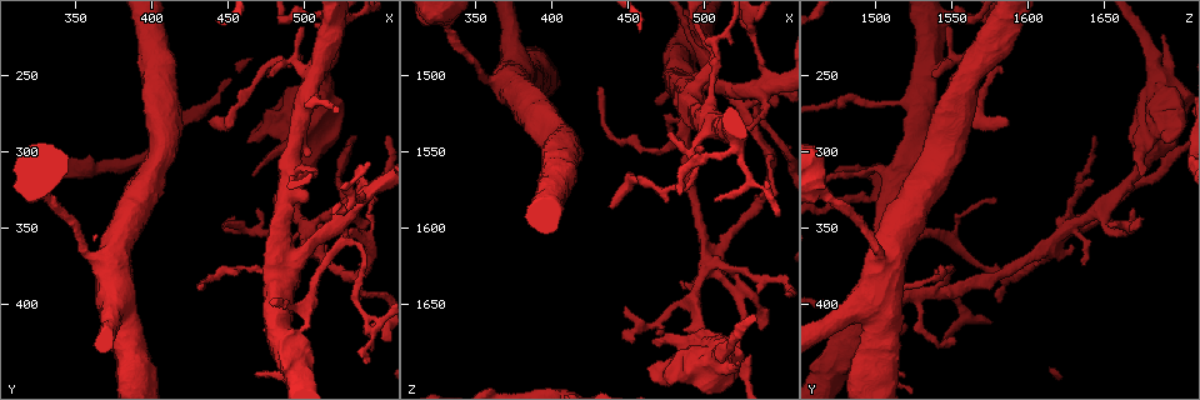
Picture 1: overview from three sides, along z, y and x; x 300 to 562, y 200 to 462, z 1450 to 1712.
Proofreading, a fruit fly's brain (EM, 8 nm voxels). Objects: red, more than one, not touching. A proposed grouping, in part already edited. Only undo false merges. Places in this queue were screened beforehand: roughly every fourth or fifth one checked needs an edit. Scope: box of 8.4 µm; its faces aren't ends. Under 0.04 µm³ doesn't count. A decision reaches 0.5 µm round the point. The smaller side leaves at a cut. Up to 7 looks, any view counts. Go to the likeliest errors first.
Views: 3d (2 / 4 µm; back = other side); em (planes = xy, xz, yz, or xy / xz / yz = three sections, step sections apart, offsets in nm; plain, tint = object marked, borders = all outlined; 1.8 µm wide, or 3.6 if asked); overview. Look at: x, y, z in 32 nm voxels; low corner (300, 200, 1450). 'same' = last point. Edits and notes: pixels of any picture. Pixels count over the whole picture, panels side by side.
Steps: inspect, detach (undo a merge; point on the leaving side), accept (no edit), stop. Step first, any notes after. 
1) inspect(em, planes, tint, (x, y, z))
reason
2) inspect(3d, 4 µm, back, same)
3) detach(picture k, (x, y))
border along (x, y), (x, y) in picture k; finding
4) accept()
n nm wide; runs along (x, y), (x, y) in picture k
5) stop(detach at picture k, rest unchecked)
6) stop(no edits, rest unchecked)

inspect(em, planes, tint, (504, 352, 1624))
two arms at a narrow angle

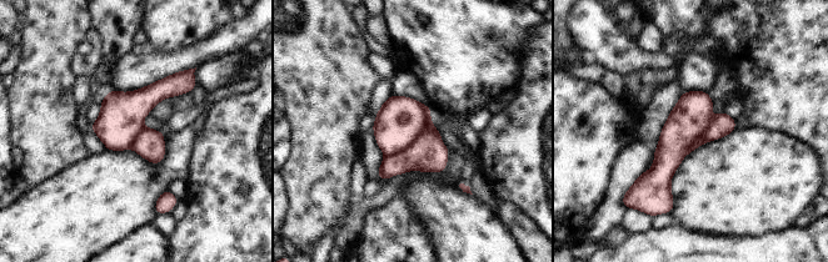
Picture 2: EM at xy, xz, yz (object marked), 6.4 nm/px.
detach(picture 2, (428, 154))
border along (428, 121), (407, 147), (387, 156) in picture 2; a second neuron is stuck on

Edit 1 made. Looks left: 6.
inspect(3d, 4 µm, (362, 368, 1504))
sudden change in width

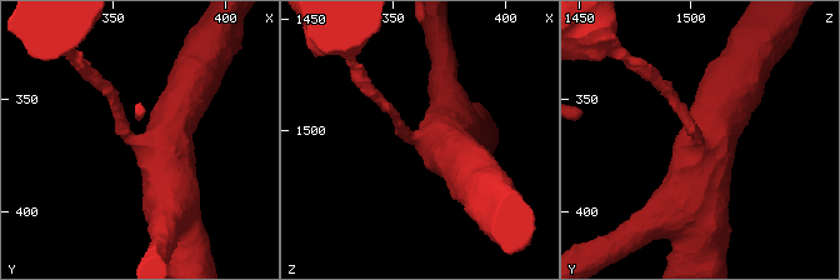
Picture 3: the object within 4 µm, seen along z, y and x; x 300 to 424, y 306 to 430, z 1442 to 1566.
inspect(em, 3.6 µm, planes, tint, (364, 368, 1502))
now the EM

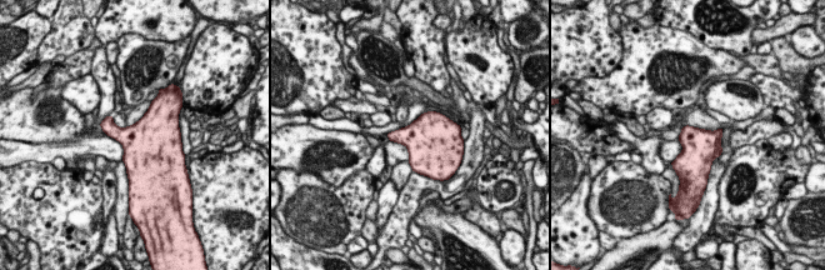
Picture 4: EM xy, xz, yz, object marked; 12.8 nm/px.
accept()
380 nm wide; continuous, no second neuron

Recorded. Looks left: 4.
inspect(3d, 4 µm, (538, 330, 1506))
three-way junction

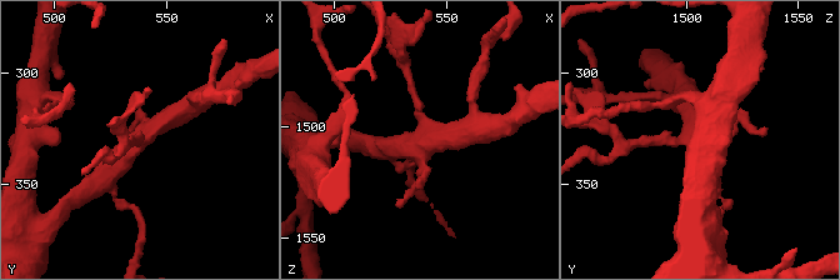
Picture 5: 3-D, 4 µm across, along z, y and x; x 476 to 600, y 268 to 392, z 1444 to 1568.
inspect(em, xz, step 16, tint, (540, 329, 1505))
need the tissue

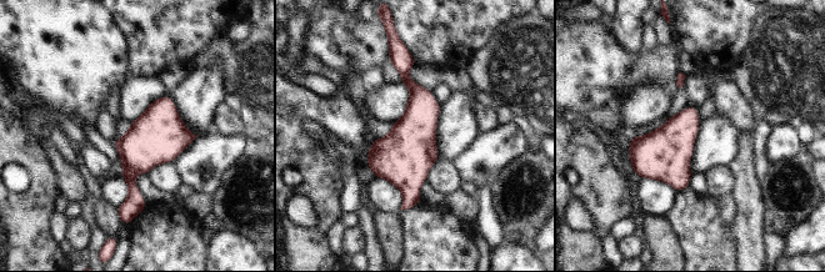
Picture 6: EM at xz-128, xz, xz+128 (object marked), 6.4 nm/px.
inspect(em, planes, tint, same)

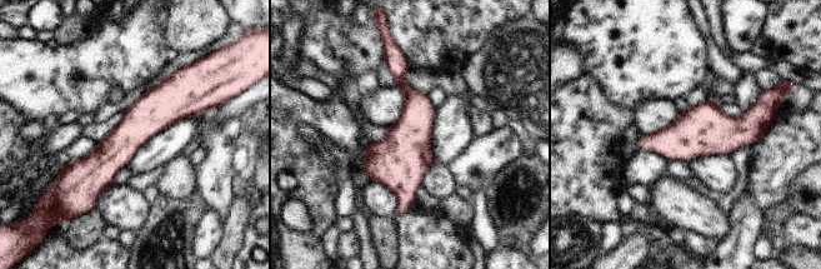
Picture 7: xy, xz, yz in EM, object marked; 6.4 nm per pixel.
accept()
240 nm wide; one neuron here

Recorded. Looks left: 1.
stop(detach at picture 2, rest unchecked)

